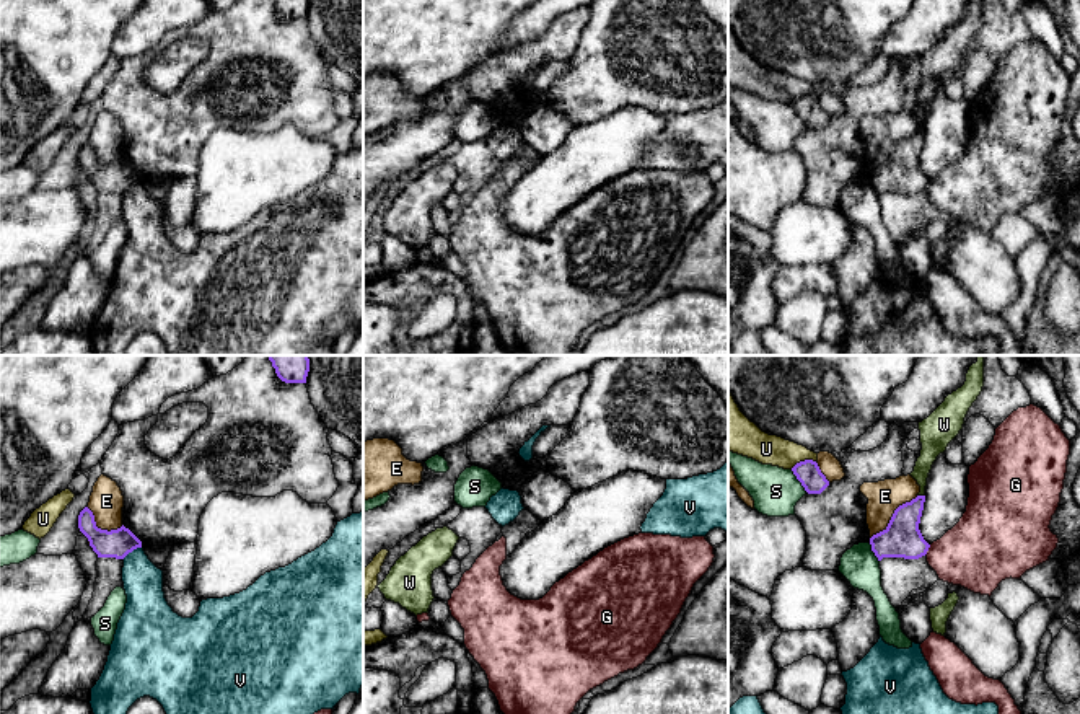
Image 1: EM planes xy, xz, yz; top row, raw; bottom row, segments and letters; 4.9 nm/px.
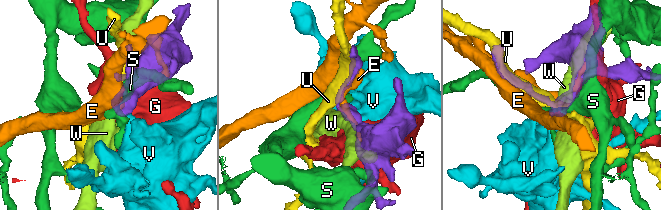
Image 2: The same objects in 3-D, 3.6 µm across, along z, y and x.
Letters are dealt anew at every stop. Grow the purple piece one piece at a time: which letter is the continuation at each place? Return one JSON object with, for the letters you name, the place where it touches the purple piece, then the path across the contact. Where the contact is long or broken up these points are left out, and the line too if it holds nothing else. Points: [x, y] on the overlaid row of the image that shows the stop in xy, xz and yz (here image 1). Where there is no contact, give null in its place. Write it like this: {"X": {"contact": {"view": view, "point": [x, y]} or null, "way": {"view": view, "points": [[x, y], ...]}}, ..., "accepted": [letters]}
{"accepted": []}

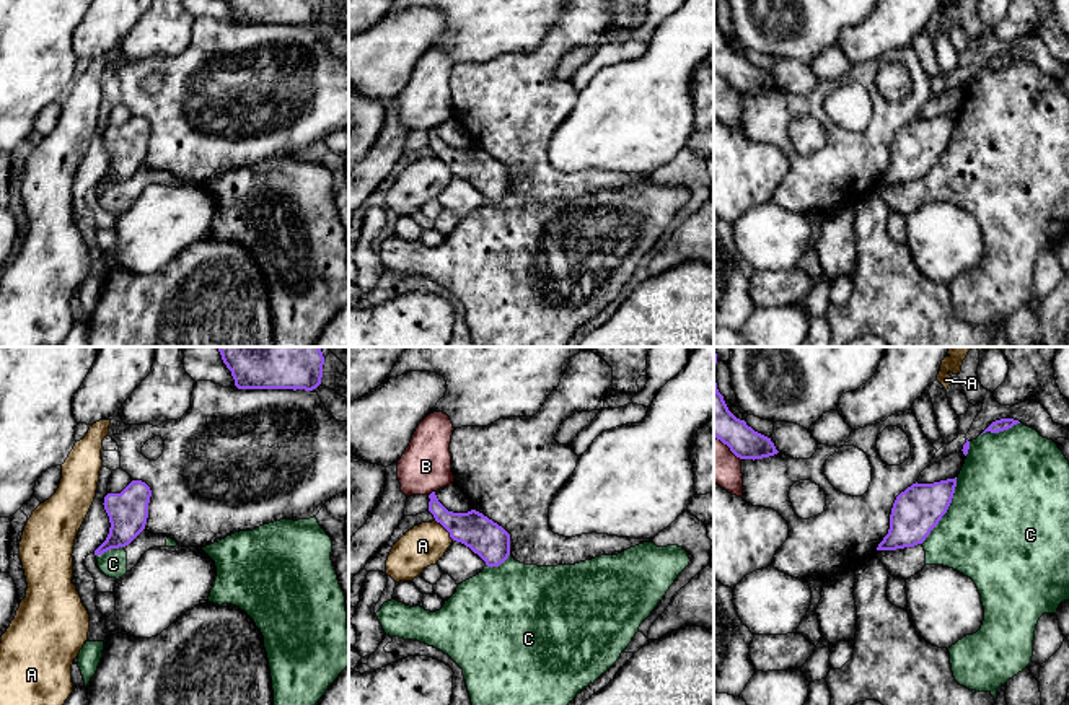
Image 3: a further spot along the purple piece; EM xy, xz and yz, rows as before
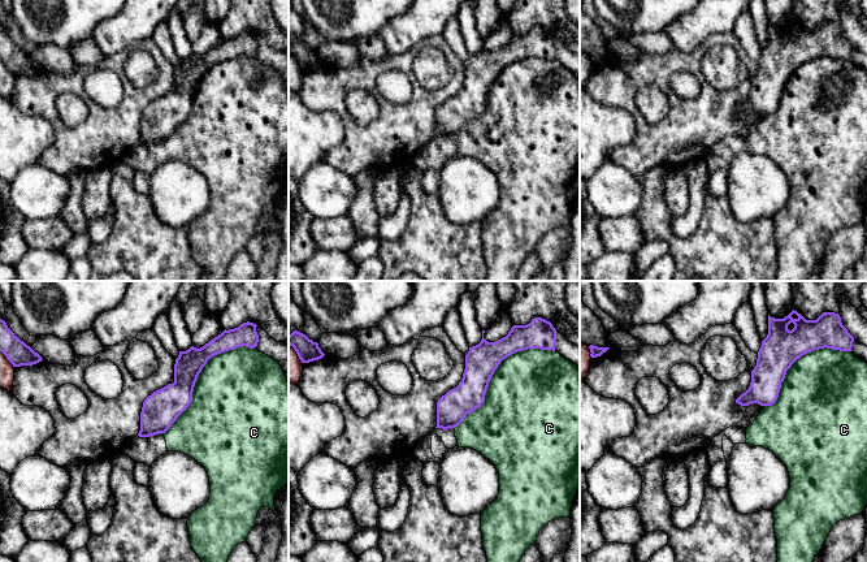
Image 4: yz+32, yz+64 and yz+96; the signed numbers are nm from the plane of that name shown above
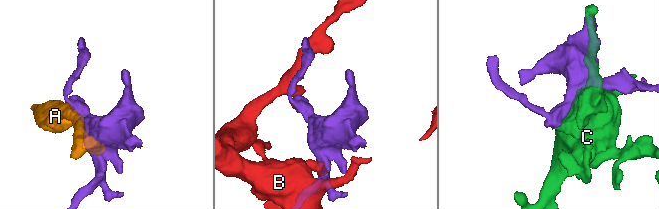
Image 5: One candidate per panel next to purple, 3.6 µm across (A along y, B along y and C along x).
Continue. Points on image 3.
{"accepted": []}

